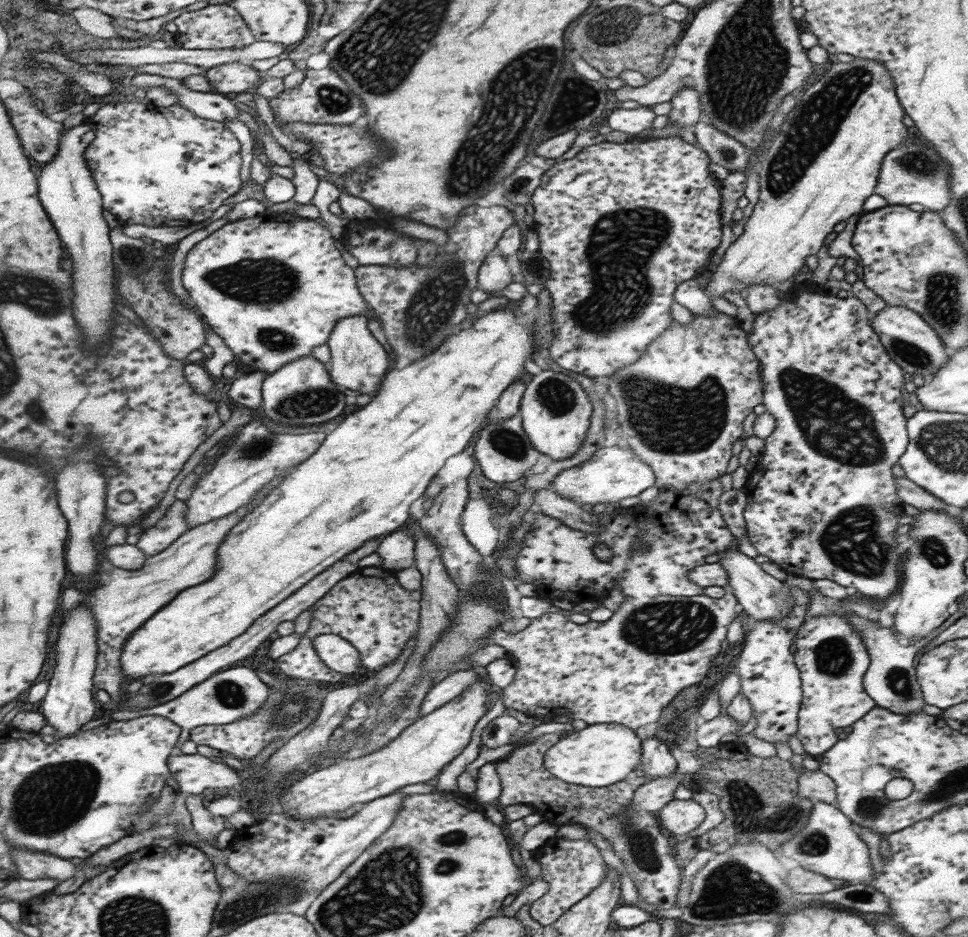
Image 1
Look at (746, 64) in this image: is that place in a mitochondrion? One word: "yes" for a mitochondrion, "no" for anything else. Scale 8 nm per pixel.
yes

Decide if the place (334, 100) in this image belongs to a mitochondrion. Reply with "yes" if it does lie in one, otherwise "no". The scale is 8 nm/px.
yes

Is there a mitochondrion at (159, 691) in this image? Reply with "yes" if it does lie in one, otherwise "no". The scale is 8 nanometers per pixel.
yes

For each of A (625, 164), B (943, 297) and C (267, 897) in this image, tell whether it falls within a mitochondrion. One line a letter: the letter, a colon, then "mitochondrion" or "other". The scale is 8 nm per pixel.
A: other
B: mitochondrion
C: mitochondrion

